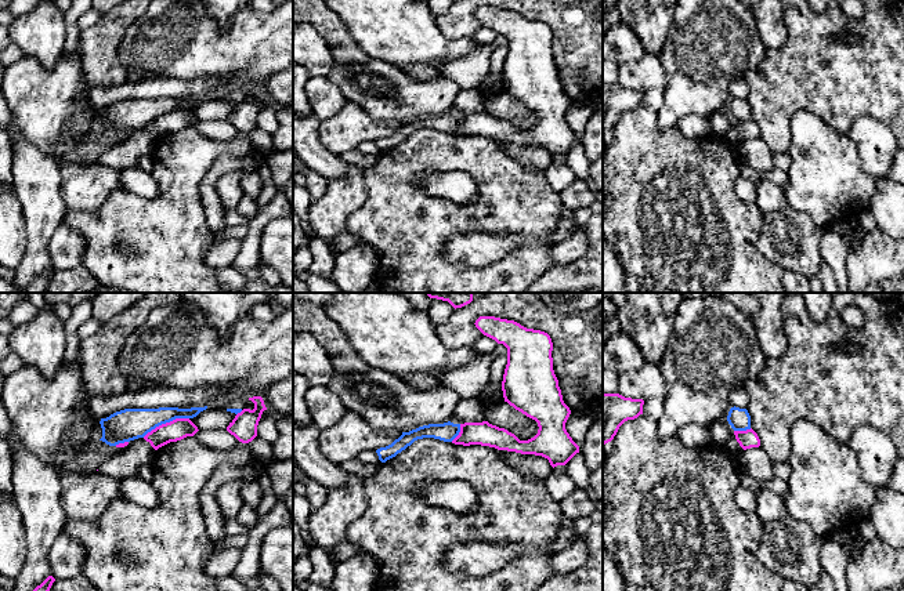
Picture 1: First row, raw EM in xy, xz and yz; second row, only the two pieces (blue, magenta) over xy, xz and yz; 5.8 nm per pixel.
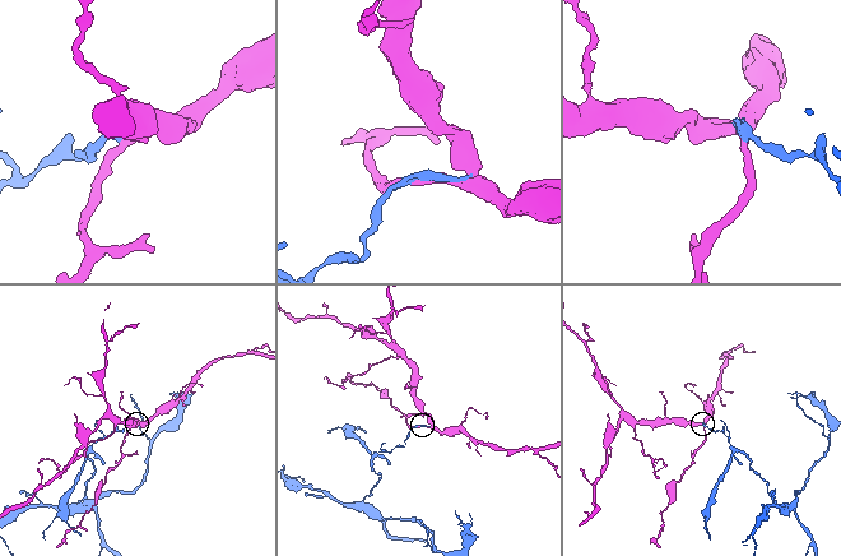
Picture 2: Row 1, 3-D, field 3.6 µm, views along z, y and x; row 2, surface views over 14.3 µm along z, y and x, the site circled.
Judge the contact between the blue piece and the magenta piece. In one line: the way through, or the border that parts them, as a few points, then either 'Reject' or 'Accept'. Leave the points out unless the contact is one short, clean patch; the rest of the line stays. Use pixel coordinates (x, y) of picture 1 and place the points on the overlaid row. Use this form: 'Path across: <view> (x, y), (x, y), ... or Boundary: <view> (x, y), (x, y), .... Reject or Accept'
Reject

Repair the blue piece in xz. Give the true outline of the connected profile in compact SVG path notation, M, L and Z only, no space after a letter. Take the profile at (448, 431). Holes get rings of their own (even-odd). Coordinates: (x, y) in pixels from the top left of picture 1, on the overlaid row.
M451 421L444 424L429 424L409 432L402 432L402 435L391 445L377 449L376 453L379 456L379 460L382 463L386 463L387 460L395 457L398 453L405 450L417 439L434 438L444 442L452 442L459 435L459 432L460 424L453 424Z

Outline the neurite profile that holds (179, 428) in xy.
M176 418L170 423L156 427L148 432L144 439L149 442L155 450L158 450L170 442L194 436L198 431L198 427L189 418Z

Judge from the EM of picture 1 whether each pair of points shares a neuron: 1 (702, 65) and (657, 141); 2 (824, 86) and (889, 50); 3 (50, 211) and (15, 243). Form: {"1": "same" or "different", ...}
{"1": "different", "2": "same", "3": "different"}

